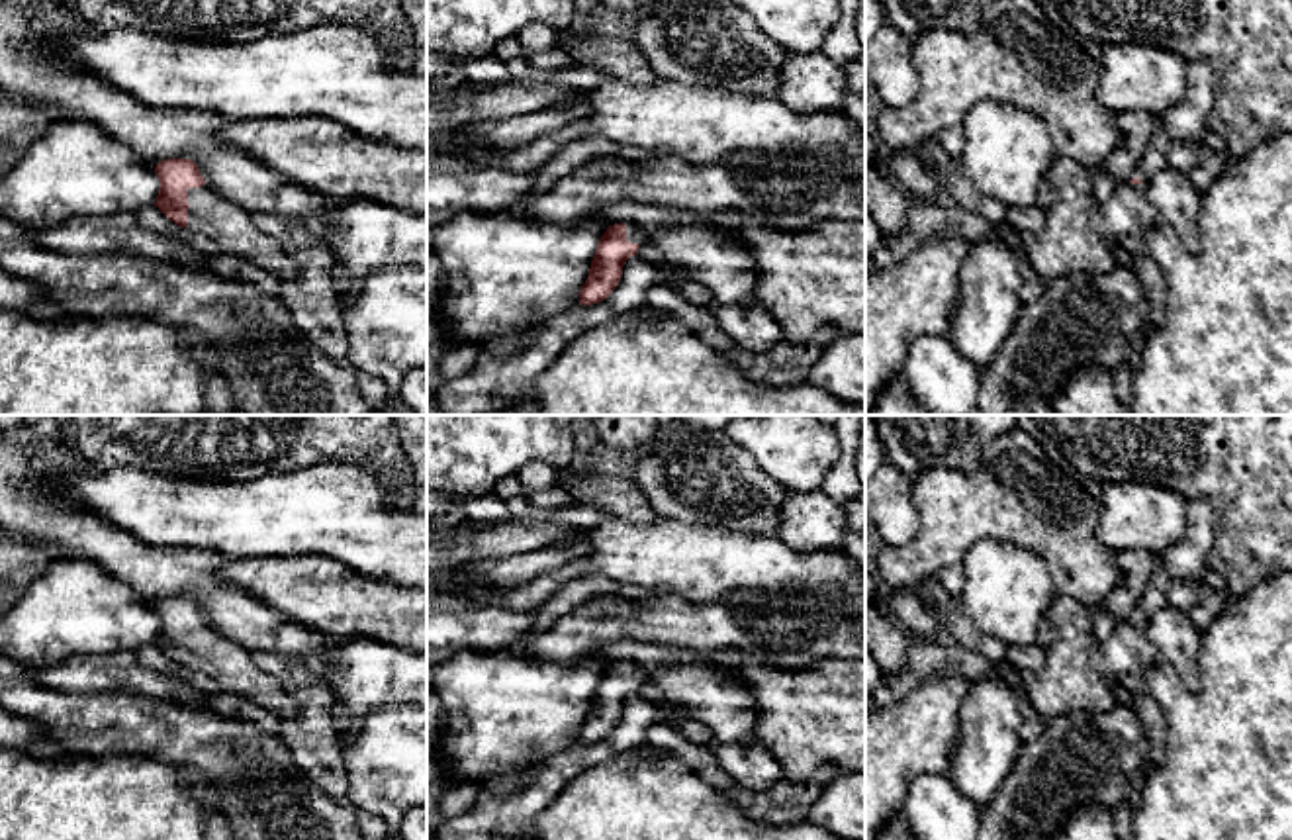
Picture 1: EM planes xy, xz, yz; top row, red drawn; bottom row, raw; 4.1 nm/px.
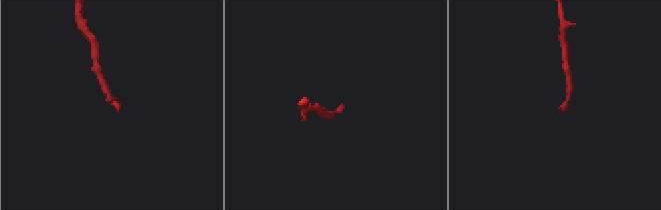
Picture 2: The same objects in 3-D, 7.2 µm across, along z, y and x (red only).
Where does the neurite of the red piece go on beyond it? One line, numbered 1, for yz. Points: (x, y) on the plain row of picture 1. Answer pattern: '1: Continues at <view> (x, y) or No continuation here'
1: Continues at yz (1128, 651)

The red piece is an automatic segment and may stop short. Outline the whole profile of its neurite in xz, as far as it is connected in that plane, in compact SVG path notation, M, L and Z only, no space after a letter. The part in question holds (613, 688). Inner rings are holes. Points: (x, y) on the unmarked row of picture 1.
M636 662L609 664L599 677L579 742L593 744L607 738L623 717L624 701L634 693L652 693L644 666Z

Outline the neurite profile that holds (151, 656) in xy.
M147 644L133 654L145 668L159 674L178 676L180 672L180 664L170 660L157 644Z

